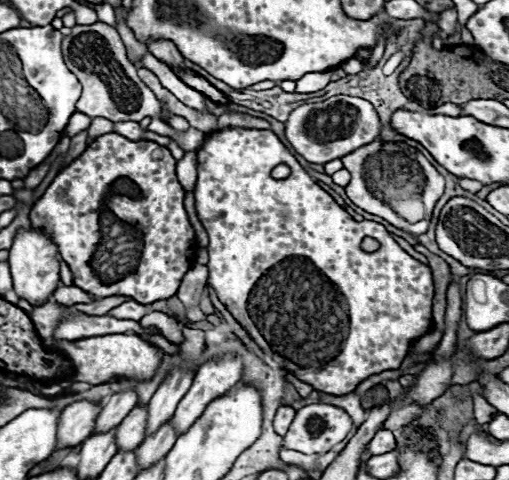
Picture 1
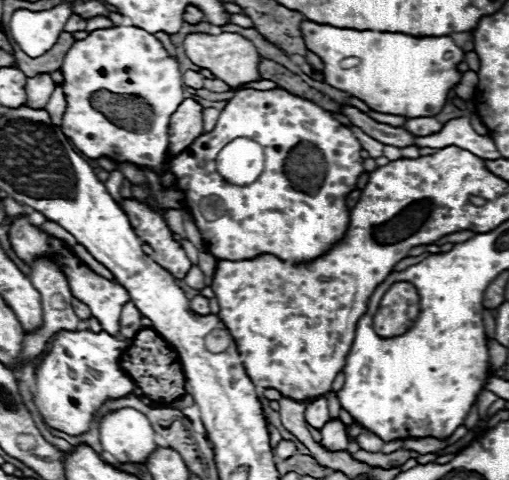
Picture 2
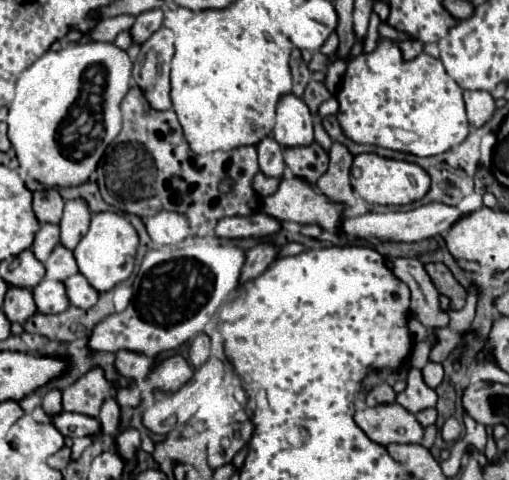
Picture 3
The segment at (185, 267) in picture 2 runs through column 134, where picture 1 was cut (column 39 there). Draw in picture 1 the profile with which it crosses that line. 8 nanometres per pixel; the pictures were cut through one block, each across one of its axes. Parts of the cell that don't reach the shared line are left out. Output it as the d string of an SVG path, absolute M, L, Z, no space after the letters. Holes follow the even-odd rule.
M110 132L98 136L74 162L58 172L46 194L32 206L30 222L58 246L58 252L72 270L74 286L96 298L130 296L136 302L152 304L174 296L182 276L196 262L196 236L184 210L184 194L186 192L176 178L176 160L166 146L156 142L132 142L116 132Z

